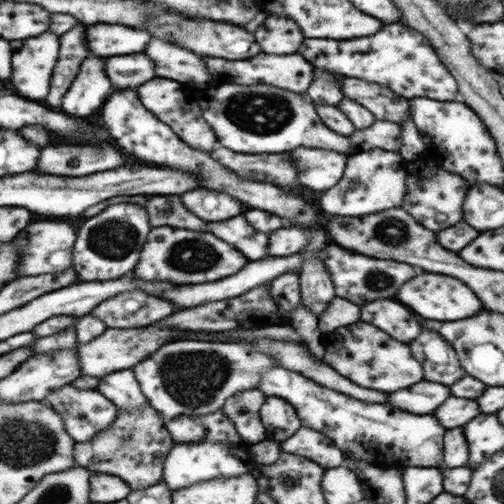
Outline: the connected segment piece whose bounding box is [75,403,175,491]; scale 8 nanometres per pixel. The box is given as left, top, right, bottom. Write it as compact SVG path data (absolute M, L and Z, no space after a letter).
M150 403L141 409L121 409L120 416L112 426L100 433L88 442L76 444L77 465L89 471L119 476L130 484L133 491L148 488L162 479L165 458L175 442L170 436L166 420Z

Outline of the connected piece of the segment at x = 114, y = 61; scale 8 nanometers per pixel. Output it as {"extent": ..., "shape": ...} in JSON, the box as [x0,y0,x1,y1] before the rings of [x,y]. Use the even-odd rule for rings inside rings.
{"extent":[106,54,154,88],"shape":[[[128,54],[106,58],[110,64],[110,80],[120,88],[134,88],[154,78],[154,62],[146,54]]]}

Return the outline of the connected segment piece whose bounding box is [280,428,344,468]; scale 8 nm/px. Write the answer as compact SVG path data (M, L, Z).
M300 428L288 440L281 442L280 447L284 452L314 460L324 468L338 468L340 462L344 462L344 456L340 458L340 448L328 436L308 428Z

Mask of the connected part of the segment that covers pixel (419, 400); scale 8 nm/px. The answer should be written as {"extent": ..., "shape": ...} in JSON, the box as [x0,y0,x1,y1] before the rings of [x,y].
{"extent":[390,380,450,414],"shape":[[[422,380],[406,390],[394,392],[390,396],[392,406],[402,408],[406,412],[418,412],[418,414],[432,414],[444,400],[448,400],[450,388],[442,384],[434,384],[428,380]]]}

